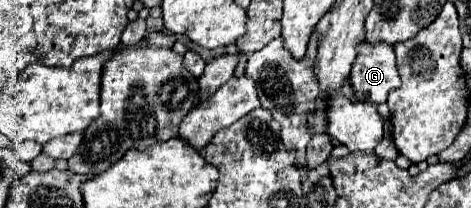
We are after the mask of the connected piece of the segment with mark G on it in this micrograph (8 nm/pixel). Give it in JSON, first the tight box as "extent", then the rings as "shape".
{"extent":[351,42,401,104],"shape":[[[363,42],[357,48],[357,58],[351,68],[351,82],[359,100],[381,104],[387,100],[389,92],[401,86],[395,52],[391,44],[369,44]]]}

